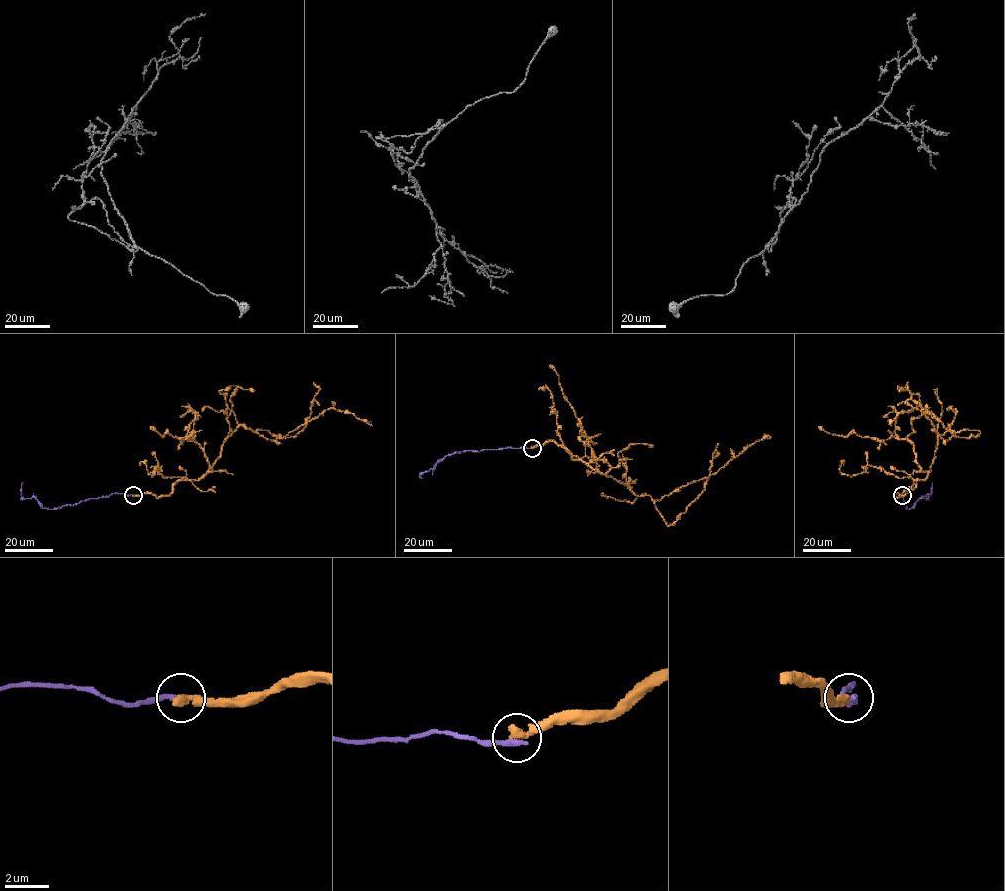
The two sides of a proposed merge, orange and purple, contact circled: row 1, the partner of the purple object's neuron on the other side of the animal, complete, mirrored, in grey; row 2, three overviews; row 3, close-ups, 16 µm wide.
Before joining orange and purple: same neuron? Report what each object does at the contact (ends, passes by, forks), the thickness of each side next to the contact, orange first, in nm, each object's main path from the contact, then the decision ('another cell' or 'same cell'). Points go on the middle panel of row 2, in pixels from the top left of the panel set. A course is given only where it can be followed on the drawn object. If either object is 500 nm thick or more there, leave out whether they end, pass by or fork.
orange ends | purple ends | 440/300 nm | orange via (532, 448), (563, 446), (573, 459), (635, 495), (648, 495), (669, 526), (704, 490), (718, 454), (712, 454) | purple via (532, 448), (484, 449), (448, 454), (433, 468), (423, 472), (421, 478) | another cell

